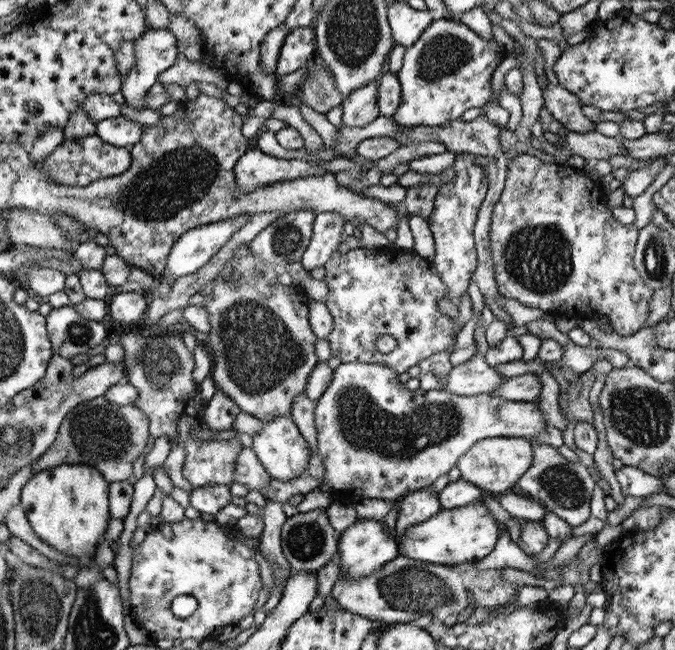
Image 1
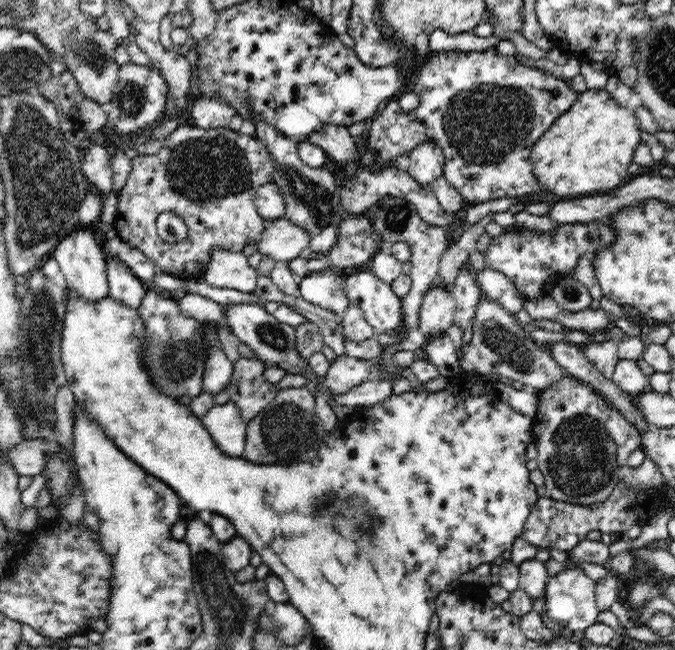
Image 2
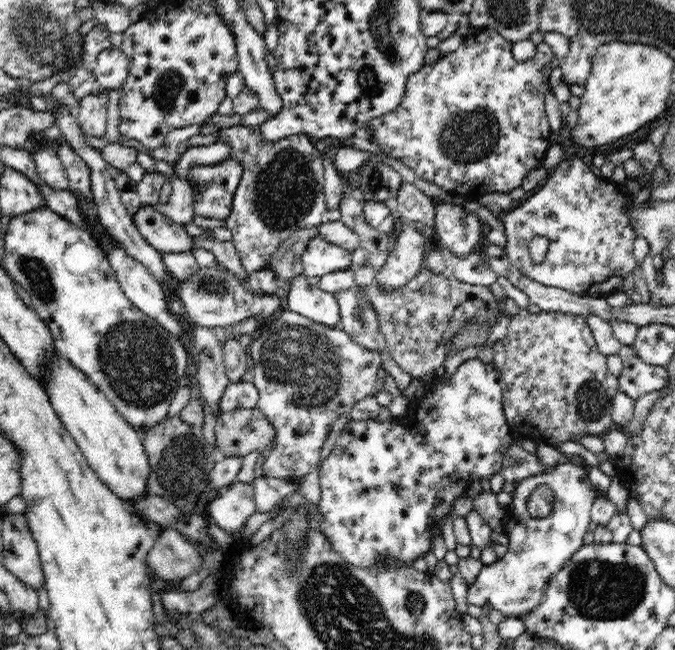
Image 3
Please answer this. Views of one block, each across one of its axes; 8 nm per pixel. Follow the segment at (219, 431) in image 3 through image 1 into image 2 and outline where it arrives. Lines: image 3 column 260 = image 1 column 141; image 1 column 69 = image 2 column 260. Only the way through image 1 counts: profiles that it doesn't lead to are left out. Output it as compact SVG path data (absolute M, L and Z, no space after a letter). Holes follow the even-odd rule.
M306 386L280 390L266 408L262 408L250 422L246 422L246 444L244 458L256 464L294 466L298 462L312 462L318 458L324 428L316 416L316 400Z

